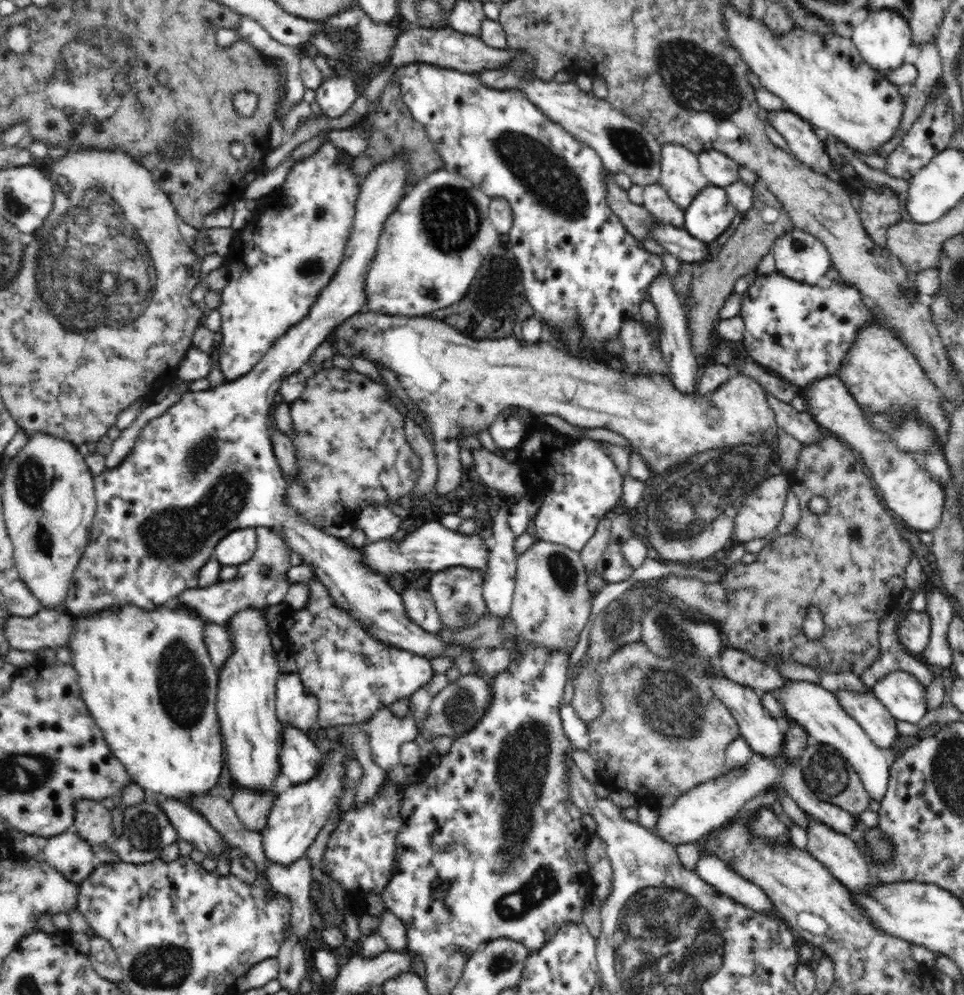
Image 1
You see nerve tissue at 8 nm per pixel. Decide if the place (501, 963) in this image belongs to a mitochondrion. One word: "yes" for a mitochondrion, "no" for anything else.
yes

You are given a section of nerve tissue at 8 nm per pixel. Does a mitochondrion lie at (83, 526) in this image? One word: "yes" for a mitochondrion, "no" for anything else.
no

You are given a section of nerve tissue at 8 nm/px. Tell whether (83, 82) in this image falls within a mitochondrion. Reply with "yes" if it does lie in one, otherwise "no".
yes

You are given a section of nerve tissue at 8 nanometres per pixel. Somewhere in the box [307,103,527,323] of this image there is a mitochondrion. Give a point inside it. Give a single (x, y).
(448, 204)

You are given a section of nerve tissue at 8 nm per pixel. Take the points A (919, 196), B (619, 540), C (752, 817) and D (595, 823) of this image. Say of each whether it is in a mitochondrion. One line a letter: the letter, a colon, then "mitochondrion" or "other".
A: other
B: other
C: other
D: other

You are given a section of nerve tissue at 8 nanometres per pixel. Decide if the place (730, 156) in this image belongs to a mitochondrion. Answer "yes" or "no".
no

